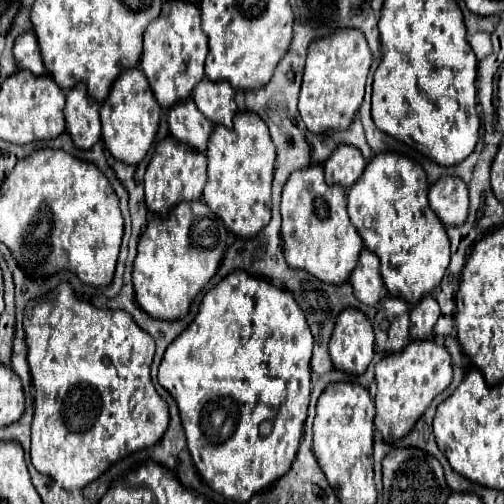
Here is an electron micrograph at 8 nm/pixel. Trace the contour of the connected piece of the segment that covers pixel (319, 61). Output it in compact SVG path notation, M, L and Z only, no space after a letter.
M340 29L330 37L318 39L308 49L298 111L312 133L346 131L364 99L364 85L370 69L370 47L356 29Z

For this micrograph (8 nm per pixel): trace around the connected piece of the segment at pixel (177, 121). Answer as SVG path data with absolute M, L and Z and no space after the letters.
M188 99L188 101L184 101L184 103L170 109L168 125L170 125L170 133L178 141L186 143L188 147L192 147L196 151L206 151L208 137L214 129L212 121L208 121L196 109L196 103L192 99Z

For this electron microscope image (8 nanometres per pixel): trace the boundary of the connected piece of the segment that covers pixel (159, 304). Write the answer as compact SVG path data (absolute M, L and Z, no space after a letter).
M182 201L180 205L176 205L170 211L168 217L156 215L148 223L146 231L142 233L140 243L138 243L138 255L134 259L132 279L134 279L138 305L154 319L168 319L168 321L182 319L188 313L194 297L202 291L202 287L218 271L220 261L226 251L226 237L228 237L228 233L226 233L224 223L202 201Z

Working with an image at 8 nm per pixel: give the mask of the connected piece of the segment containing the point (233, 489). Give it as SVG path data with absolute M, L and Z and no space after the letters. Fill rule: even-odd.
M234 271L228 277L224 277L214 289L210 289L202 303L200 303L200 311L194 317L194 321L170 343L170 347L164 353L164 359L160 363L160 379L158 383L174 397L174 401L178 403L180 409L180 417L182 417L182 425L186 431L186 439L188 439L188 451L192 455L192 461L198 469L198 473L202 475L204 483L214 489L216 493L234 499L234 501L248 501L254 493L258 493L260 489L266 489L268 485L272 485L274 481L278 481L292 465L298 445L300 445L300 437L302 437L302 429L304 429L304 421L306 421L306 409L308 409L308 401L310 401L310 357L312 357L312 333L308 329L306 317L302 313L302 309L298 307L296 299L292 297L292 293L276 289L274 285L256 279L244 271ZM264 421L270 421L270 433L262 435L260 427Z

